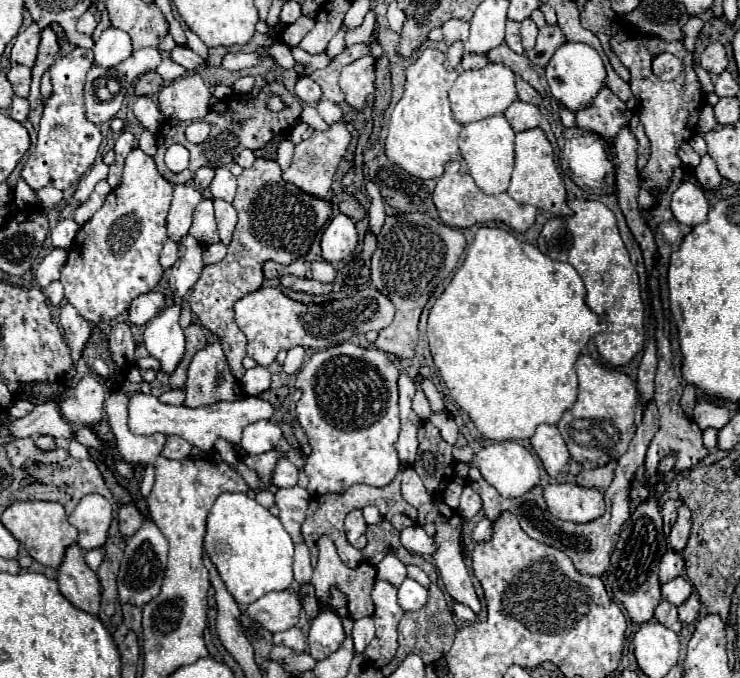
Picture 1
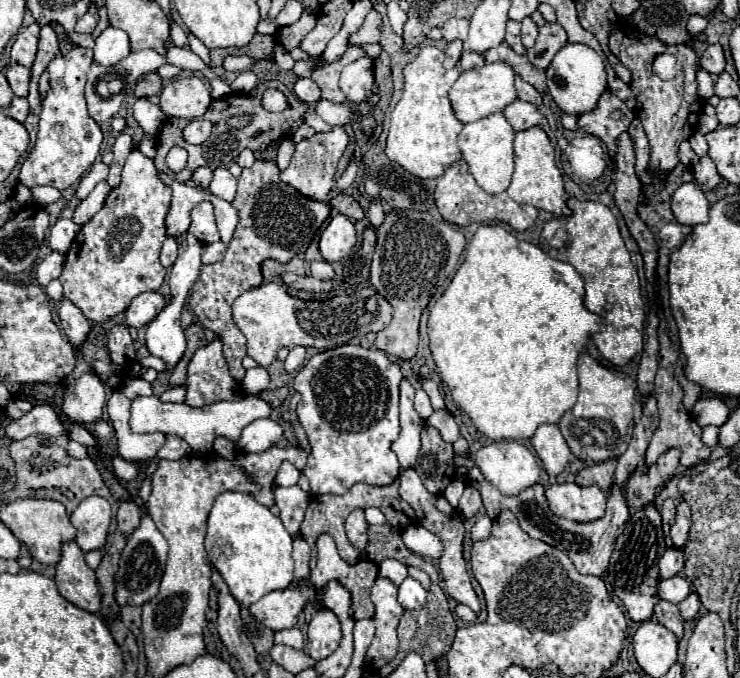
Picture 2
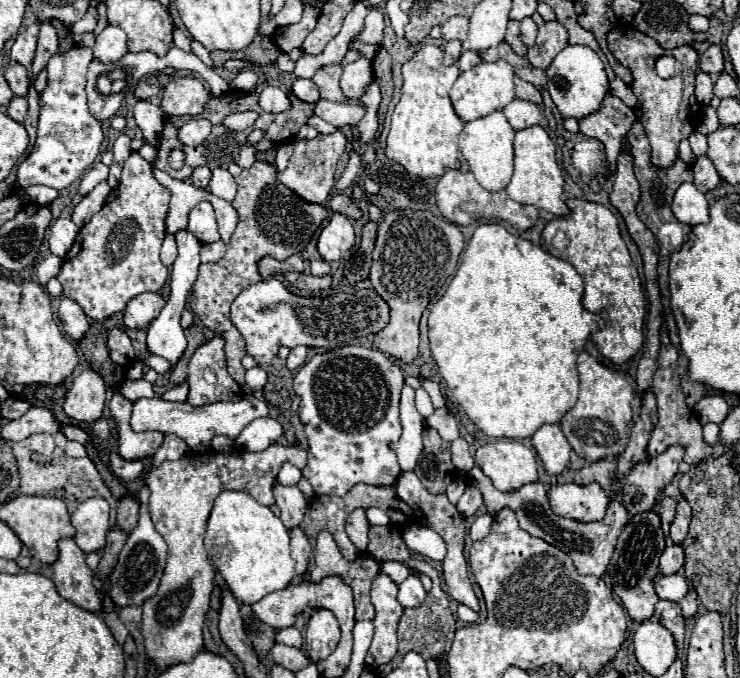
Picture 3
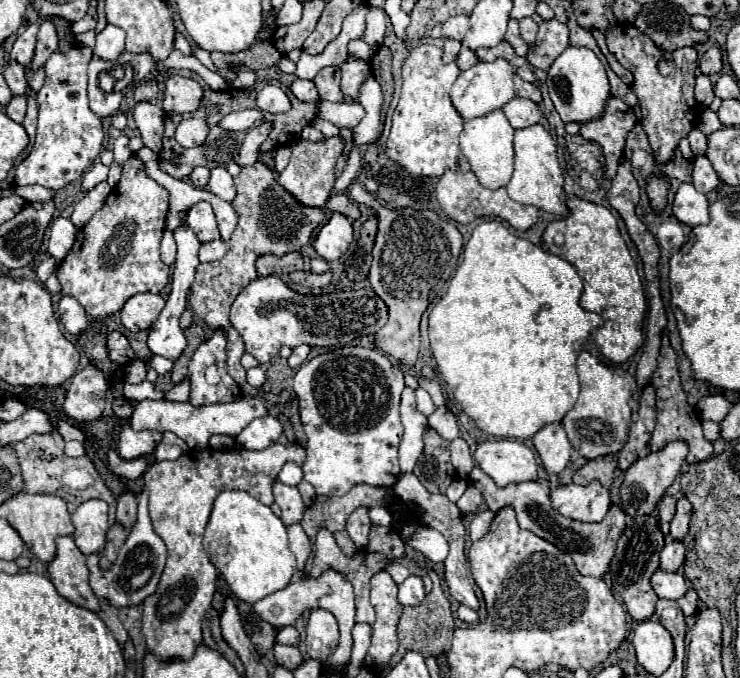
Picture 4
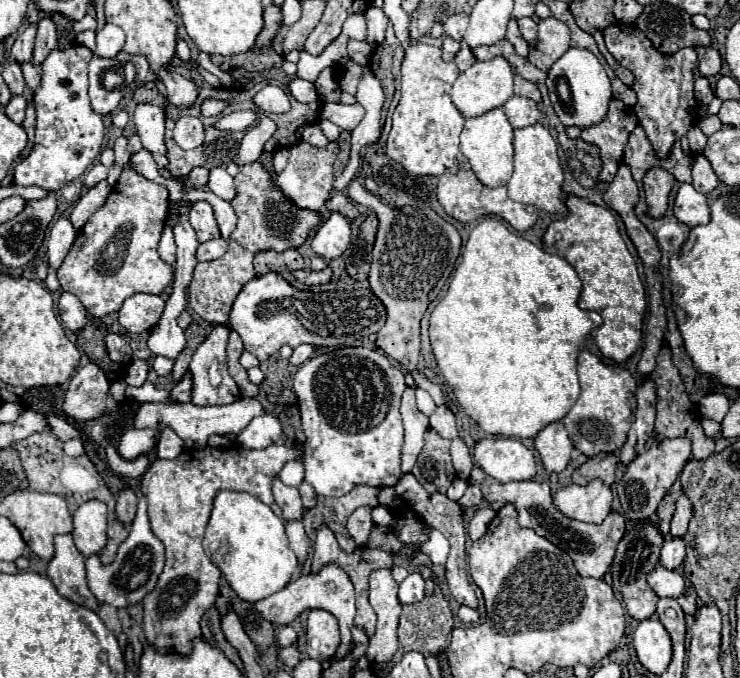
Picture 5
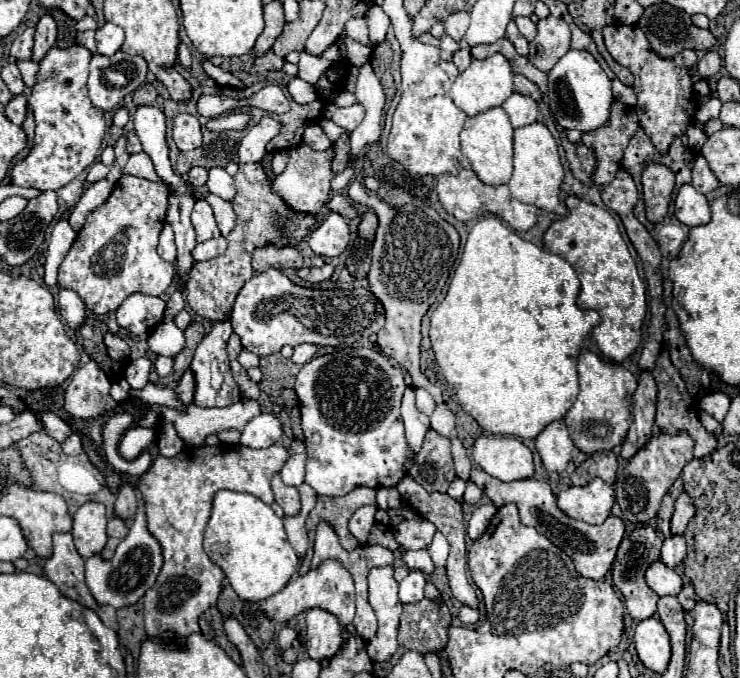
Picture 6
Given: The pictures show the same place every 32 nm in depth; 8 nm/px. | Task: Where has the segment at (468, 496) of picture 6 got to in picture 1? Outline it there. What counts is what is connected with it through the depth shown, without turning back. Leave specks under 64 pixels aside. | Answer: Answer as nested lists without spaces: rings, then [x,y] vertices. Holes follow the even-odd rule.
[[[466,484],[464,490],[462,490],[462,498],[460,498],[458,514],[470,520],[470,518],[474,518],[480,510],[482,510],[482,500],[480,500],[480,496]]]

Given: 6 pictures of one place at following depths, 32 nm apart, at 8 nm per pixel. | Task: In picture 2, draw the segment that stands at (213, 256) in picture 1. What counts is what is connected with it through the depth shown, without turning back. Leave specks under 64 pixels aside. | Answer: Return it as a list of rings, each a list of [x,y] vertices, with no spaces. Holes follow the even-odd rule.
[[[214,242],[214,244],[206,244],[202,248],[202,262],[204,264],[214,264],[214,262],[220,262],[226,254],[226,244],[222,242]]]

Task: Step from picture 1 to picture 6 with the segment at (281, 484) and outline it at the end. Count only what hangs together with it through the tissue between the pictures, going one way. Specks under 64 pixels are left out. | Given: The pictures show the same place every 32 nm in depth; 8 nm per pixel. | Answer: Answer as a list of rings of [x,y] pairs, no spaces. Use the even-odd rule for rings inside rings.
[[[300,442],[300,448],[294,450],[294,458],[290,458],[280,470],[282,482],[298,488],[304,482],[304,468],[306,468],[306,448],[304,442]]]

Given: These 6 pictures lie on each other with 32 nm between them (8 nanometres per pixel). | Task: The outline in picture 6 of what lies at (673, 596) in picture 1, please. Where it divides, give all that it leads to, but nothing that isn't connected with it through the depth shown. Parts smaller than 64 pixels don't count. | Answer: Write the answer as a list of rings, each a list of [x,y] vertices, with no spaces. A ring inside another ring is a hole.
[[[654,562],[646,570],[646,582],[658,596],[678,596],[682,590],[680,574],[666,568],[662,562]]]

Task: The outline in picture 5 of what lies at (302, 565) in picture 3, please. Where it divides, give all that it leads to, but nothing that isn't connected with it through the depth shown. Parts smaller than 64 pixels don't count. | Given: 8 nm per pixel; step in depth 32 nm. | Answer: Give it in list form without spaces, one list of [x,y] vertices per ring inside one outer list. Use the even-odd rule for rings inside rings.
[[[302,520],[286,522],[286,534],[288,534],[288,540],[290,540],[290,548],[294,550],[294,554],[298,558],[298,564],[302,566],[306,556],[308,556],[308,548],[310,548],[310,540],[308,540],[308,536],[304,532]]]

